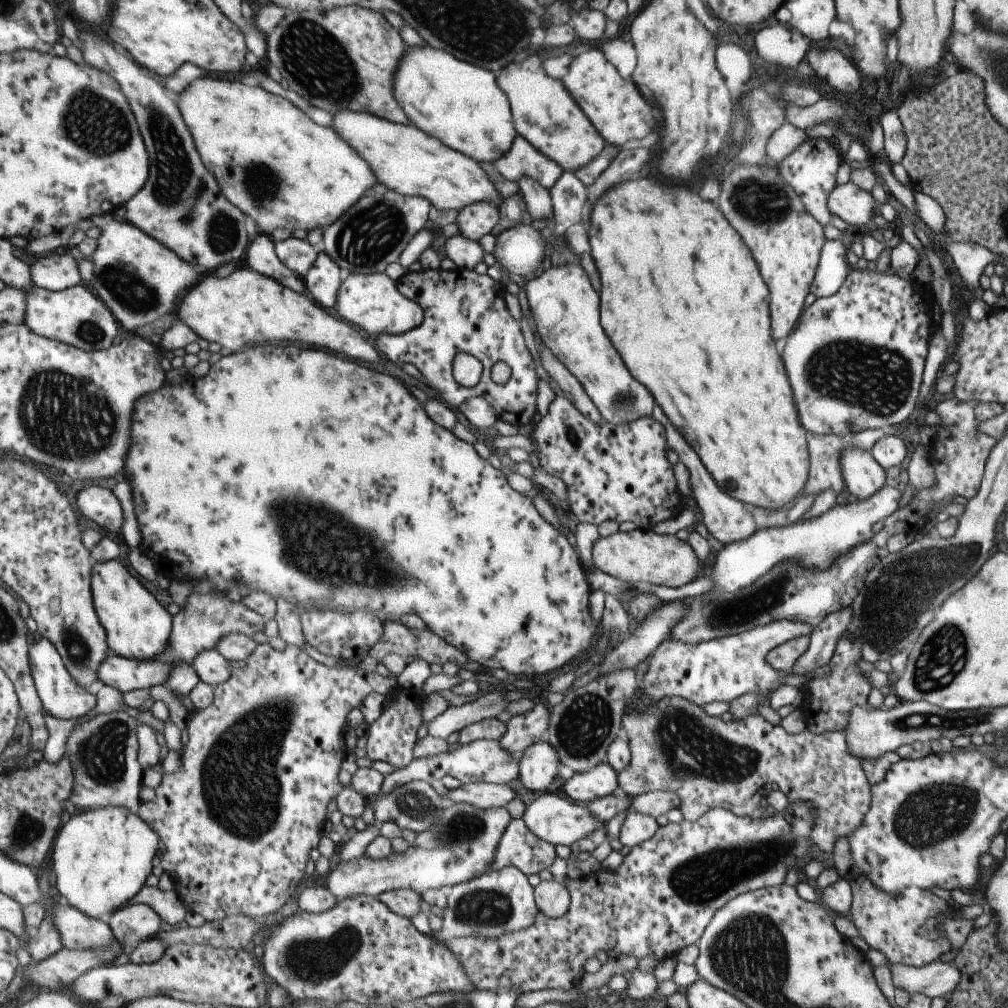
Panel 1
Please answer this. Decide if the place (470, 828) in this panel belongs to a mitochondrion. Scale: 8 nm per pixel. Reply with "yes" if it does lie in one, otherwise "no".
yes

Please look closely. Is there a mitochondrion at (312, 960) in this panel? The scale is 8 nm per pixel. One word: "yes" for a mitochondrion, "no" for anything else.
yes

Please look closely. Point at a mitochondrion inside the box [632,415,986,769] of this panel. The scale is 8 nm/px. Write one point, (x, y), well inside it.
(893, 603)

